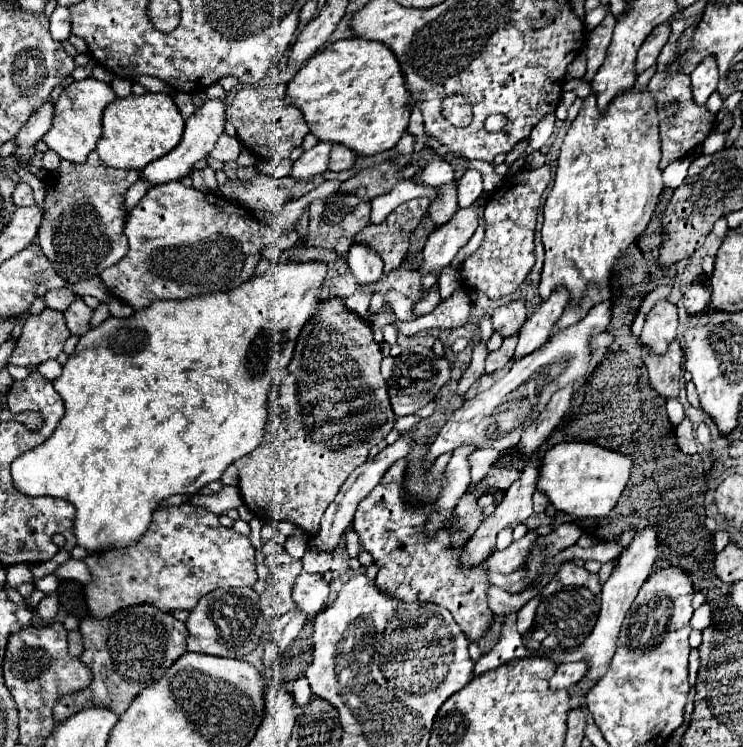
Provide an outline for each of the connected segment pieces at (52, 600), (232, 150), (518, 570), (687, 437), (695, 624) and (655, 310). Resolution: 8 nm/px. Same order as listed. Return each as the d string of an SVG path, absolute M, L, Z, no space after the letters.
M56 593L46 595L46 597L36 605L36 613L38 613L38 617L44 619L44 621L54 619L56 611L58 611L58 595L56 595Z
M220 135L216 147L210 151L210 157L216 159L216 161L236 161L240 151L242 151L242 141L236 139L236 137L228 137L228 135Z
M528 531L522 539L514 541L508 549L496 551L490 559L486 559L490 583L502 587L508 593L522 593L528 587L528 559L532 557L532 547L538 543L540 533Z
M684 417L682 423L676 427L676 441L684 453L698 453L698 447L692 439L692 423L688 417Z
M704 603L694 611L690 623L692 623L692 629L704 629L710 625L710 621L712 621L712 603Z
M666 299L658 301L646 315L646 323L640 335L640 345L650 353L664 355L668 345L676 339L678 333L678 309Z

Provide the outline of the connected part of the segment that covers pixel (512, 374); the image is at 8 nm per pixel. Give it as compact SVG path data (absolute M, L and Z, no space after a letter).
M602 301L602 303L594 305L584 319L558 331L538 351L534 351L534 353L522 357L522 361L514 363L512 369L490 389L478 393L474 399L464 401L464 405L452 413L452 419L438 433L426 459L434 461L438 455L442 455L446 451L454 451L460 445L474 445L476 449L492 447L498 451L514 447L518 443L522 431L526 427L530 427L530 423L542 413L542 409L546 407L550 397L558 389L578 381L586 373L588 363L590 363L590 353L592 353L590 341L598 333L606 331L610 319L612 319L610 301Z

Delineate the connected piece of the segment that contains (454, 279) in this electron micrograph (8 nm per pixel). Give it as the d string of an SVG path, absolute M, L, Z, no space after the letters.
M449 265L445 267L438 278L439 293L441 300L447 299L462 285L462 279L456 267Z

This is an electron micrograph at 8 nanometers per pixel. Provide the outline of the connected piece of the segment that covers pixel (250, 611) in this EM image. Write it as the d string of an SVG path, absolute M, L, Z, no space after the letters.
M250 587L216 589L204 595L188 615L186 629L190 637L188 637L186 651L244 659L248 653L254 651L260 637L264 635L264 625L266 621L260 611L258 593L254 589Z

